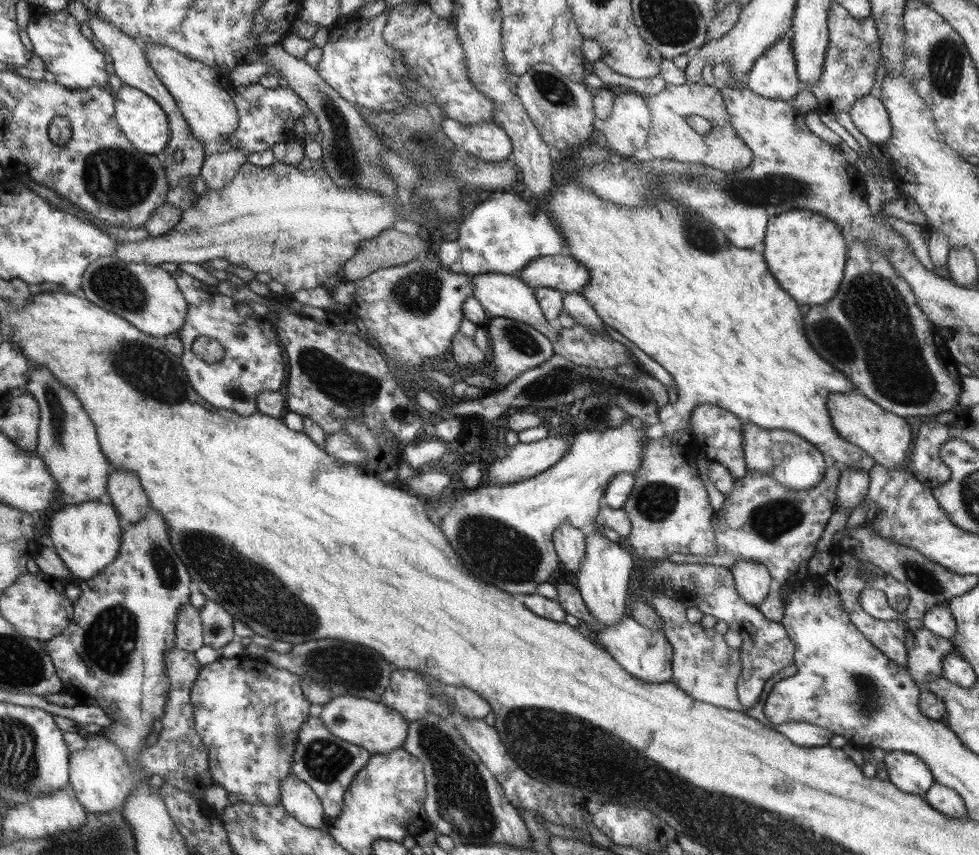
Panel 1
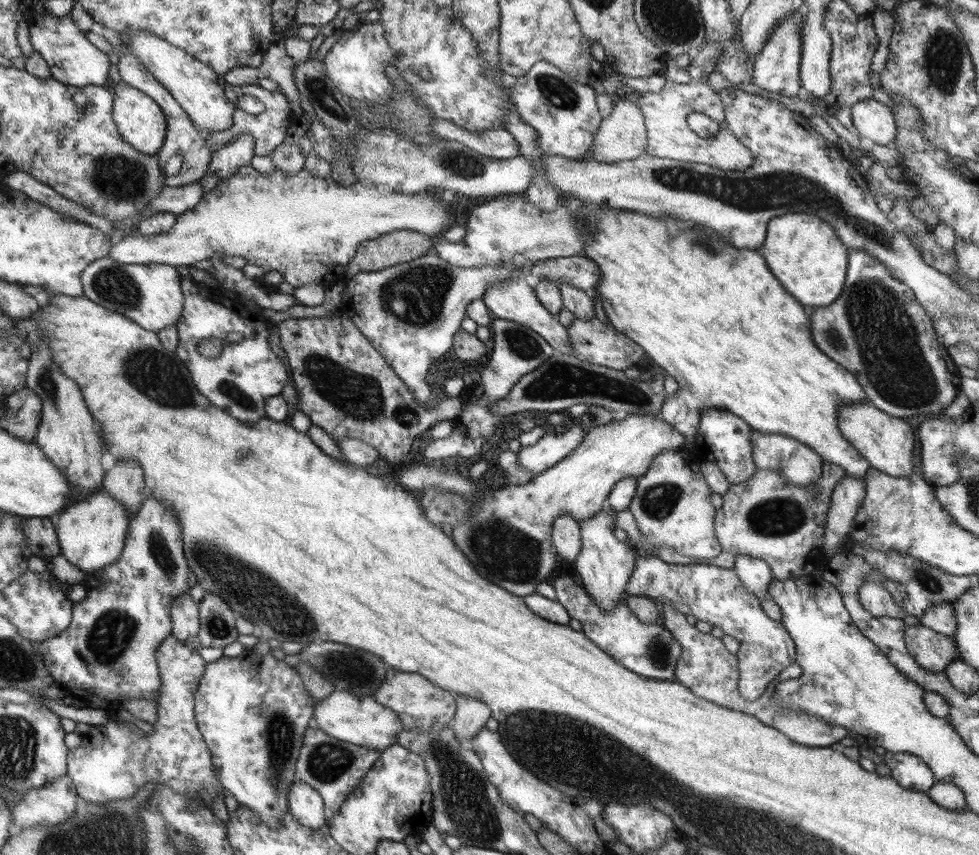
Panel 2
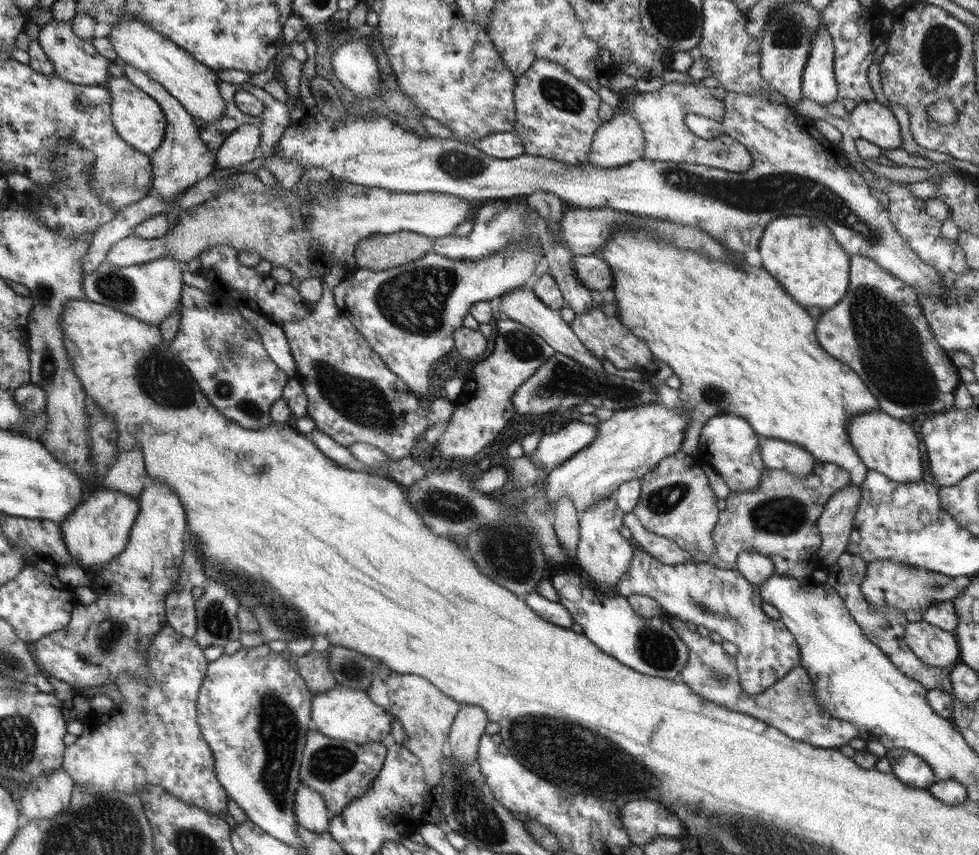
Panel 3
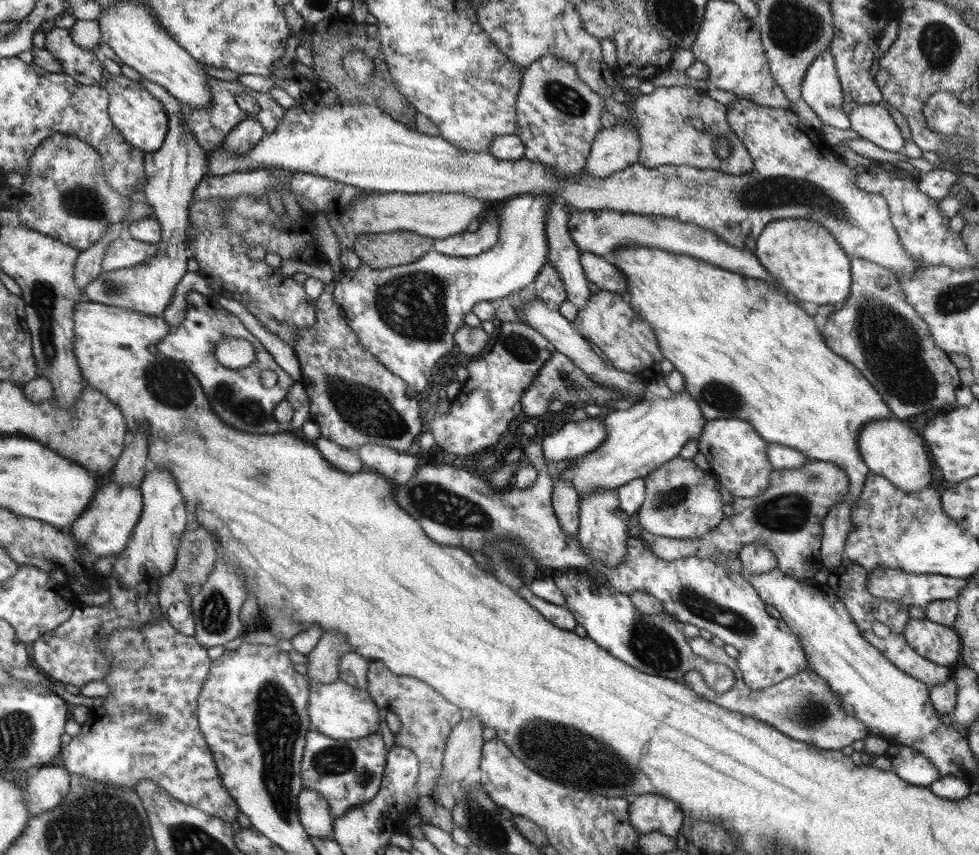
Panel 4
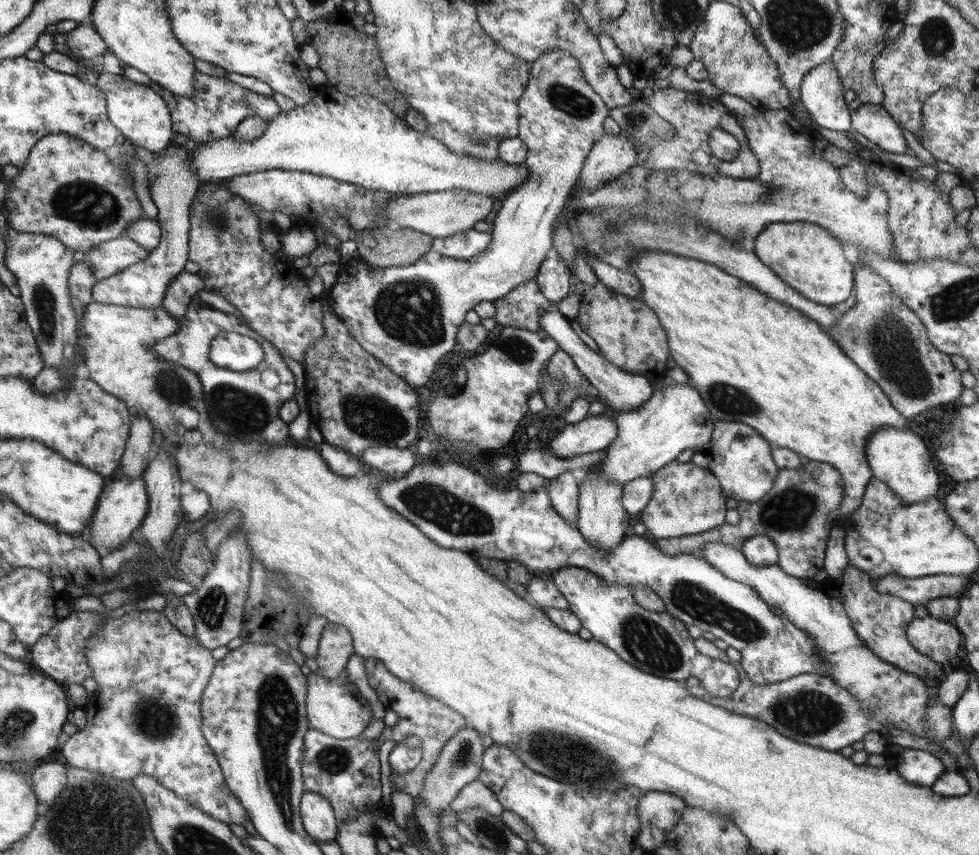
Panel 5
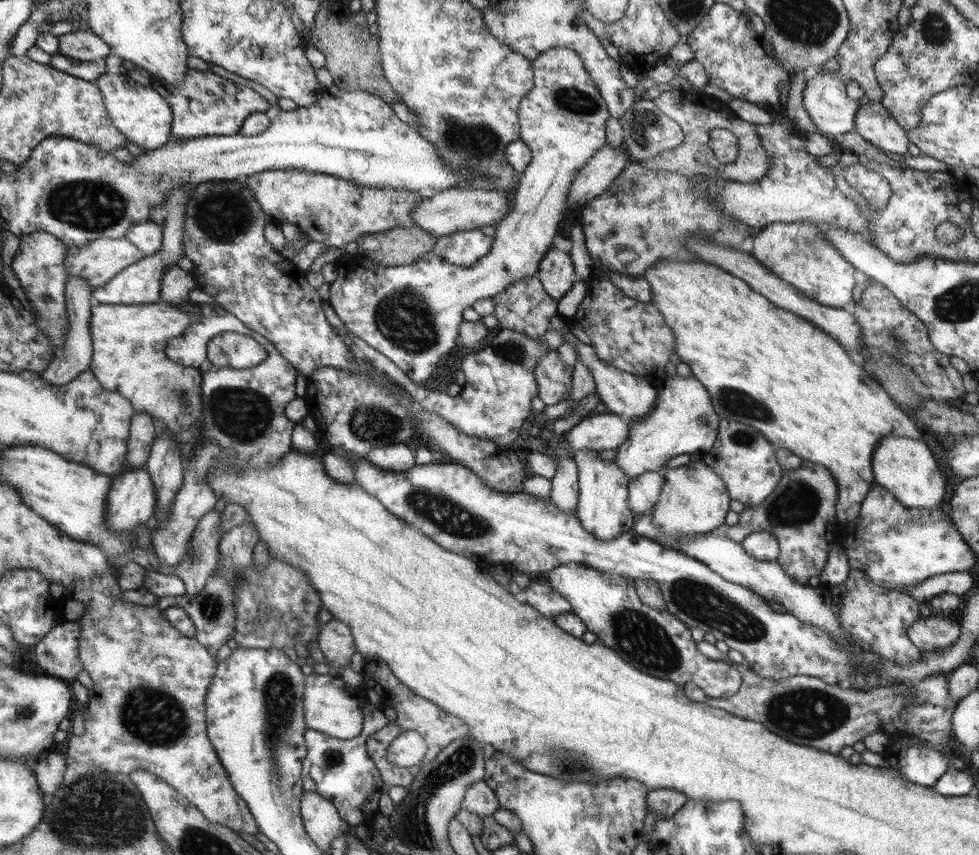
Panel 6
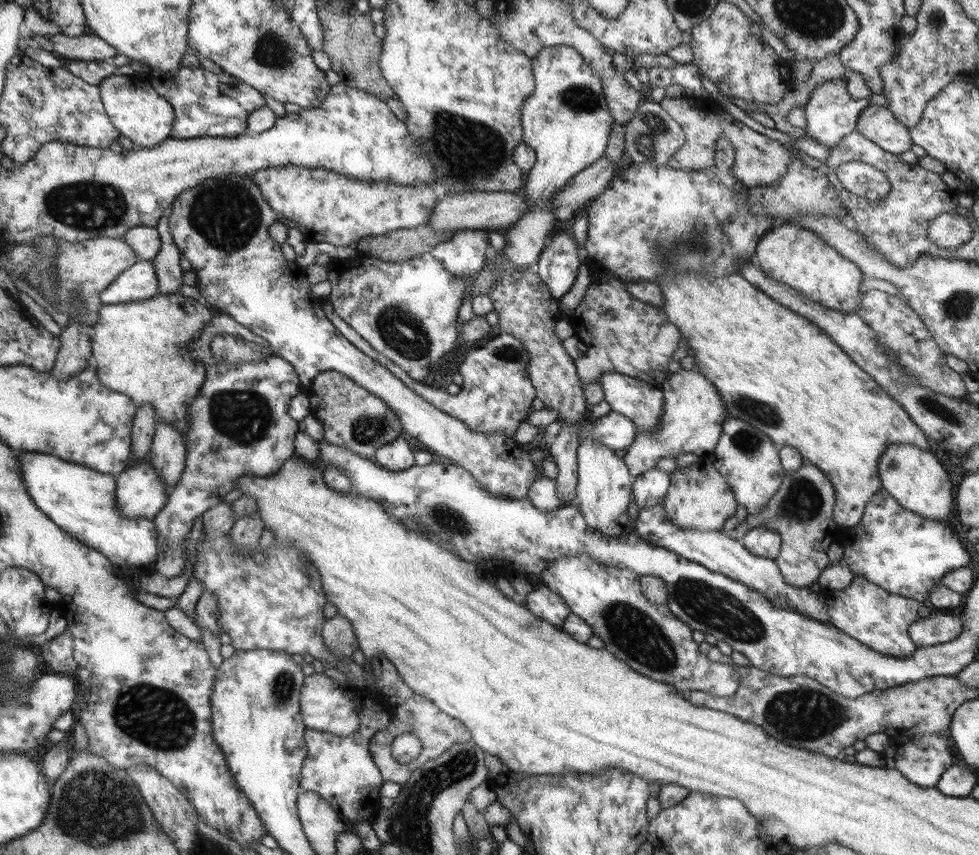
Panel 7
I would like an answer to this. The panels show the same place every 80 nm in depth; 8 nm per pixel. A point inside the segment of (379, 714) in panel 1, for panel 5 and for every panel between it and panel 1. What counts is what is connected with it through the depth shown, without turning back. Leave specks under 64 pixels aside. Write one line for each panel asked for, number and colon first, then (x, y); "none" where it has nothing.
2: (358, 719)
3: (343, 713)
4: (341, 711)
5: (332, 708)

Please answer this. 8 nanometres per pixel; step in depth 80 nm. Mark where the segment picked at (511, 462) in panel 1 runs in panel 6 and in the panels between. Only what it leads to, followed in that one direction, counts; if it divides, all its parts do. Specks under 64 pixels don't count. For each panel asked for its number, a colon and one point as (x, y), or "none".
2: (539, 457)
3: (554, 449)
4: (576, 438)
5: (595, 432)
6: (608, 431)

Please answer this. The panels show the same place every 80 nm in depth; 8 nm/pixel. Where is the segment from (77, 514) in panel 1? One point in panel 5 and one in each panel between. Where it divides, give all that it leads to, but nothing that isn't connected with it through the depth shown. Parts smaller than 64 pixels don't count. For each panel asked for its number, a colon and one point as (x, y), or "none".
2: (92, 533)
3: (99, 529)
4: (104, 529)
5: (123, 505)

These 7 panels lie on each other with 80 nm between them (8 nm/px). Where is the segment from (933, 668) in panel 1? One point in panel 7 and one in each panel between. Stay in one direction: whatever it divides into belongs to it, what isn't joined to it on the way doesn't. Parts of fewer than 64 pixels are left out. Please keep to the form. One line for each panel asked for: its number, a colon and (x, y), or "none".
2: (933, 651)
3: (936, 647)
4: (940, 644)
5: (940, 641)
6: (935, 632)
7: (941, 626)

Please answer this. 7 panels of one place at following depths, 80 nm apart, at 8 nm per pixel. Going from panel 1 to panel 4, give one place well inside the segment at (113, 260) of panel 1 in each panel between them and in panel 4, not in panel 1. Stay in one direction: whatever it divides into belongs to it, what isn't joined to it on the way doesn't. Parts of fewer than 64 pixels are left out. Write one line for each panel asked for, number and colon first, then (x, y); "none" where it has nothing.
2: (151, 295)
3: (151, 293)
4: (174, 172)

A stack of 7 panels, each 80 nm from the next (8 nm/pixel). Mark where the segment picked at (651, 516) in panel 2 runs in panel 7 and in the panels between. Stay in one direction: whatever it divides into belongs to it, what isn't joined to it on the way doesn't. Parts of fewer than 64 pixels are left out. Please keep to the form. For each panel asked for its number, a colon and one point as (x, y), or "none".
3: (677, 502)
4: (681, 501)
5: (687, 499)
6: (693, 500)
7: (699, 499)

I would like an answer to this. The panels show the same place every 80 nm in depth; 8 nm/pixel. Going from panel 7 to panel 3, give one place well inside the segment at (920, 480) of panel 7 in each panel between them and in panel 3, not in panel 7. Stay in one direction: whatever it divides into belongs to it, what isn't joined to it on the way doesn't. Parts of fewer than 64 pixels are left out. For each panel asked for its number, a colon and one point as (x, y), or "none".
3: (888, 445)
4: (889, 448)
5: (899, 457)
6: (905, 466)

